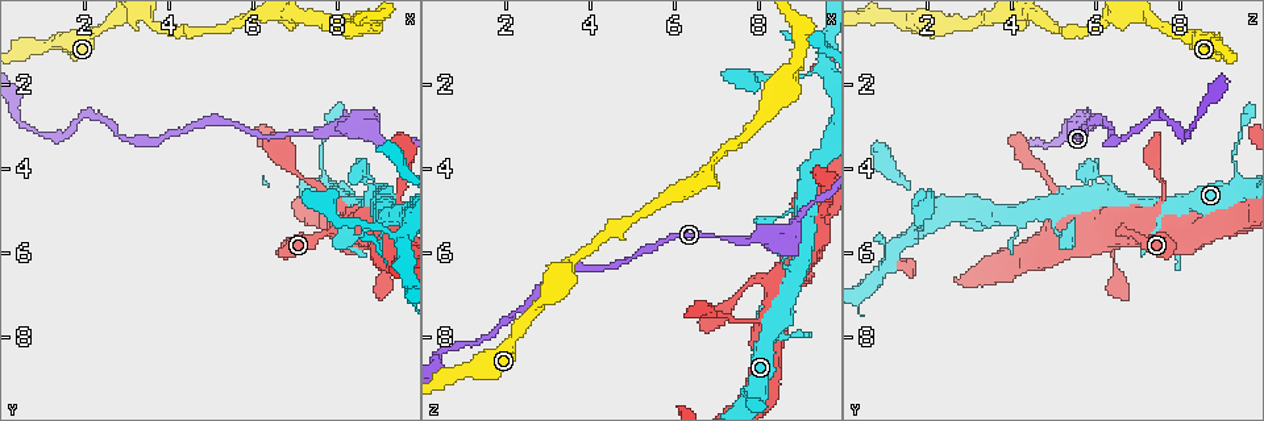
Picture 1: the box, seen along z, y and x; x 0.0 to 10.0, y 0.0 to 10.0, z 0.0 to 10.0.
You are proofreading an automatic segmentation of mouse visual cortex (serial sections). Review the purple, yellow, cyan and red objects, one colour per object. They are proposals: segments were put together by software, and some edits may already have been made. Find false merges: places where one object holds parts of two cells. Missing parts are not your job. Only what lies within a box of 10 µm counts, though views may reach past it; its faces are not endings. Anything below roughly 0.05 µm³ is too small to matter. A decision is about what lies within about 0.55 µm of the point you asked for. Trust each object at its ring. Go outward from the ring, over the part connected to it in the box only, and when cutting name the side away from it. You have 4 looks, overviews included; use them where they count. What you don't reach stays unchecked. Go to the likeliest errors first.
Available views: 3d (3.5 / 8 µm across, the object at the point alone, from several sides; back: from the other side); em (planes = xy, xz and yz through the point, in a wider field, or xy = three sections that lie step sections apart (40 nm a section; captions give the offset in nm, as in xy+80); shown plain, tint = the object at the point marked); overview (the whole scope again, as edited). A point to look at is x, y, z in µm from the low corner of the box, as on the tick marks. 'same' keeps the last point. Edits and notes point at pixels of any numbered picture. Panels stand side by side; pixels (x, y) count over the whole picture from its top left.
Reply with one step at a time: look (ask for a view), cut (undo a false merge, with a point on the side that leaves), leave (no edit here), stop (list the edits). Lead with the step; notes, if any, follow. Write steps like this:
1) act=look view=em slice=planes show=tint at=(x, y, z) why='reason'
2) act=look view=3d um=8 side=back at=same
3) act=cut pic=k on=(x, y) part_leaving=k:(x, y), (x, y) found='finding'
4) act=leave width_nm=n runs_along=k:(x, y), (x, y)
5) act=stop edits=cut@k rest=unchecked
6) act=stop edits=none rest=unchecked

act=look view=3d um=3.5 at=(9.40, 5.55, 1.65) why='three arms meet'

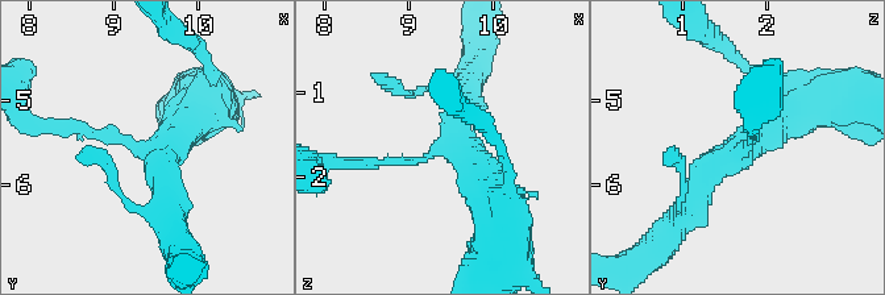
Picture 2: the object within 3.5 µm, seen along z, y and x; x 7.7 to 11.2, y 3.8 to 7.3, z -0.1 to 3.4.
act=leave arms=3 arm_widths_nm=150,350,500 runs_along=2:(489, 199), (461, 152), (360, 165) found='all the same cell'

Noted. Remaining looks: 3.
act=look view=3d um=3.5 side=back at=(8.25, 5.40, 6.70) why='narrows sharply'

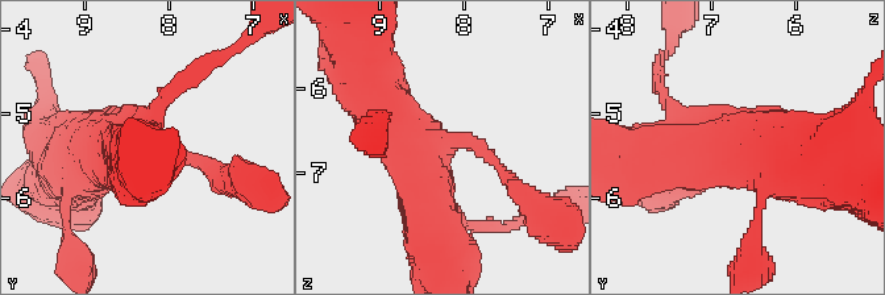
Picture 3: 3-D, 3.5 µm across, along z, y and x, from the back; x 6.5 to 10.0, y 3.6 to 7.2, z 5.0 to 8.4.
act=look view=em slice=planes show=tint at=same

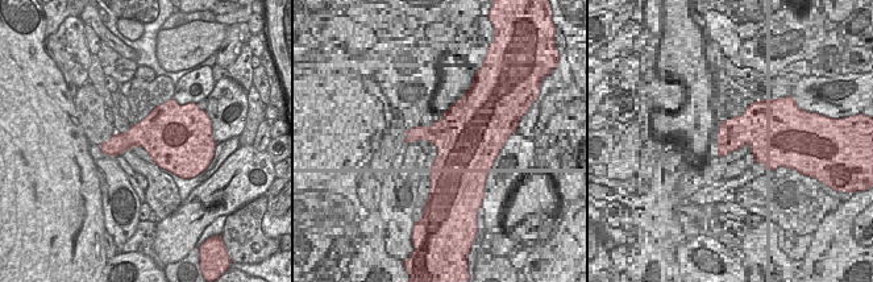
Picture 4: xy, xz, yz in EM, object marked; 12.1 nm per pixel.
act=leave found='one cell here'

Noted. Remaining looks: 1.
act=stop edits=none rest=unchecked

